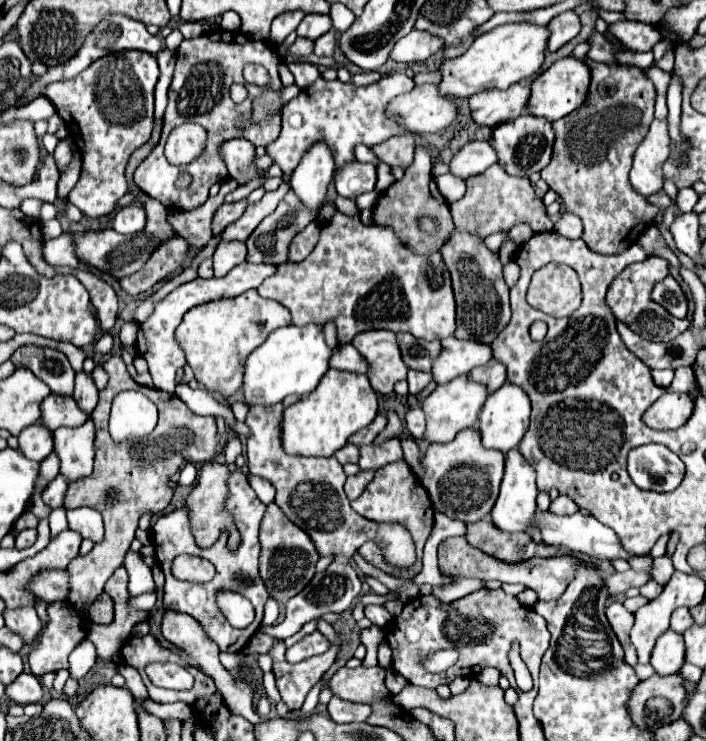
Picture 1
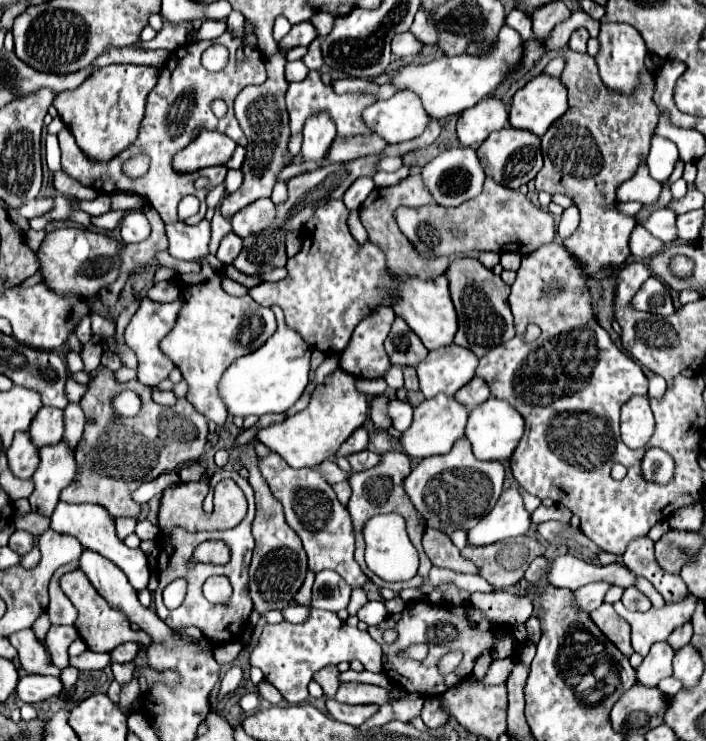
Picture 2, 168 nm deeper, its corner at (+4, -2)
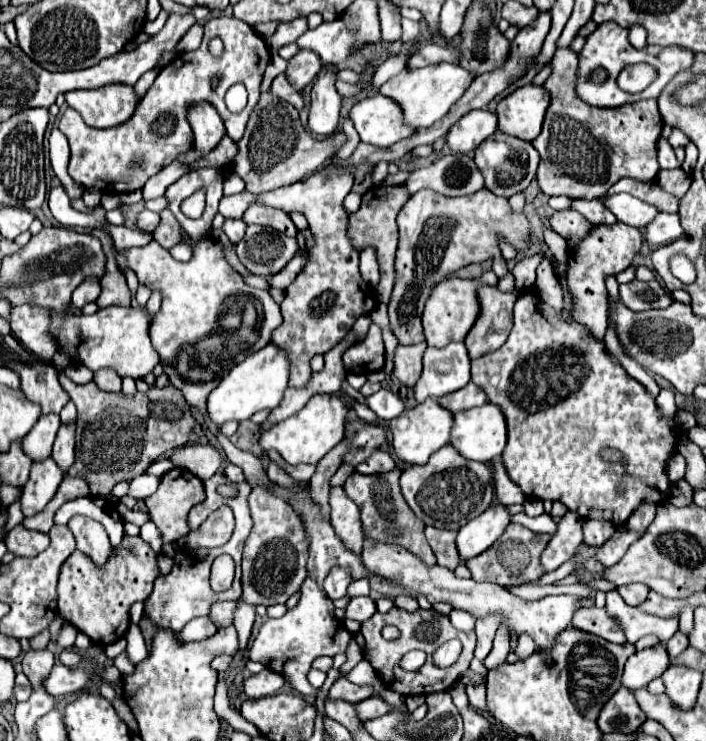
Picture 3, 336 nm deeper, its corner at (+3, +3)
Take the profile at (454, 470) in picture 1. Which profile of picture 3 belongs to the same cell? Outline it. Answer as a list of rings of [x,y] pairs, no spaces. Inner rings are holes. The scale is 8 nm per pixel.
[[[445,444],[441,450],[437,450],[437,454],[433,454],[427,464],[407,466],[399,482],[403,498],[415,516],[427,526],[435,528],[459,530],[477,514],[485,512],[495,498],[491,466],[463,458],[451,444]]]

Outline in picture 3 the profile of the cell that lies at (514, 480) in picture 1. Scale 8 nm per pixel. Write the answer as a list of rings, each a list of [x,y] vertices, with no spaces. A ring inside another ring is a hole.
[[[493,504],[489,510],[467,522],[457,534],[457,550],[461,560],[473,558],[501,538],[511,522],[511,512],[503,504]]]

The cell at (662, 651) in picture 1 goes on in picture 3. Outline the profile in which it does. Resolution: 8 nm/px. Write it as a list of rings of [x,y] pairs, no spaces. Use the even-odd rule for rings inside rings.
[[[659,642],[651,648],[635,652],[627,660],[621,682],[631,690],[645,688],[651,680],[659,678],[669,668],[669,664],[671,664],[671,658],[667,654],[667,648],[663,642]]]

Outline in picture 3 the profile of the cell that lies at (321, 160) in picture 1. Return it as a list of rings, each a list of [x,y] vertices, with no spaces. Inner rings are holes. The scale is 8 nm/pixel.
[[[325,66],[317,76],[311,90],[311,108],[309,108],[309,130],[317,136],[329,136],[337,132],[341,96],[335,88],[337,68]]]

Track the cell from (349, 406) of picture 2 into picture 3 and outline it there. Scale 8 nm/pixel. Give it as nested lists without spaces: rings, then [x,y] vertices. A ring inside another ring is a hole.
[[[315,394],[309,404],[295,416],[275,424],[271,430],[261,434],[261,448],[263,450],[277,450],[287,464],[317,464],[333,446],[337,446],[345,438],[345,424],[347,424],[349,404],[345,398],[335,394]]]

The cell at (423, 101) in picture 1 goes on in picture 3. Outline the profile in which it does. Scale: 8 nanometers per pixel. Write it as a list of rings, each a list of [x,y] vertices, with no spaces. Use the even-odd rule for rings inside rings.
[[[375,90],[371,96],[355,102],[351,108],[351,120],[361,136],[361,142],[373,146],[391,146],[403,138],[409,138],[415,130],[405,124],[401,106]]]

